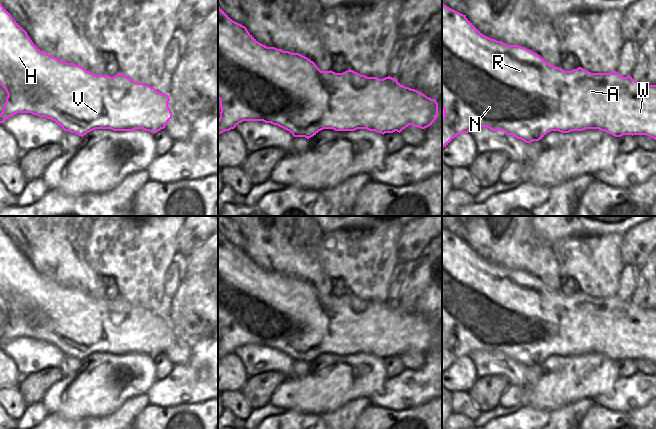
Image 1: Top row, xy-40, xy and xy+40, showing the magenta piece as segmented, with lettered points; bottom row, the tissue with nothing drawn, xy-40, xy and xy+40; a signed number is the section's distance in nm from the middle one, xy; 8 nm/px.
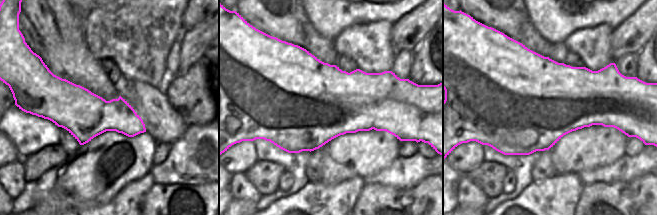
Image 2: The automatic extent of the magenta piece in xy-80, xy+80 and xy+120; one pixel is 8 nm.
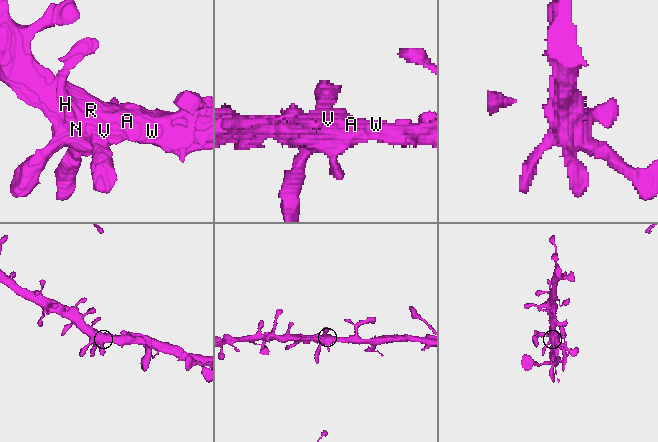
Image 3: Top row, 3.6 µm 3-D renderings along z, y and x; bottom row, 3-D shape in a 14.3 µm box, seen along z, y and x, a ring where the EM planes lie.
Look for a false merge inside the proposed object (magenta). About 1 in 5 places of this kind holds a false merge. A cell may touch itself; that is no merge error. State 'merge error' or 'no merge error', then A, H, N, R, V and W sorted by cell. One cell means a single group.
no merge error | A H N R V W

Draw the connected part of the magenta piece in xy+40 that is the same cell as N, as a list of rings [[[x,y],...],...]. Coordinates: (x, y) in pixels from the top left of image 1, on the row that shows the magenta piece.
[[[442,3],[442,149],[446,147],[457,135],[468,133],[473,127],[487,127],[493,131],[503,131],[513,135],[526,143],[539,141],[551,131],[569,133],[585,129],[599,129],[615,137],[623,135],[647,135],[656,140],[656,85],[643,85],[635,81],[630,75],[623,77],[616,71],[611,73],[591,73],[581,67],[565,71],[547,63],[537,53],[519,45],[507,45],[501,41],[483,35],[467,18]]]

